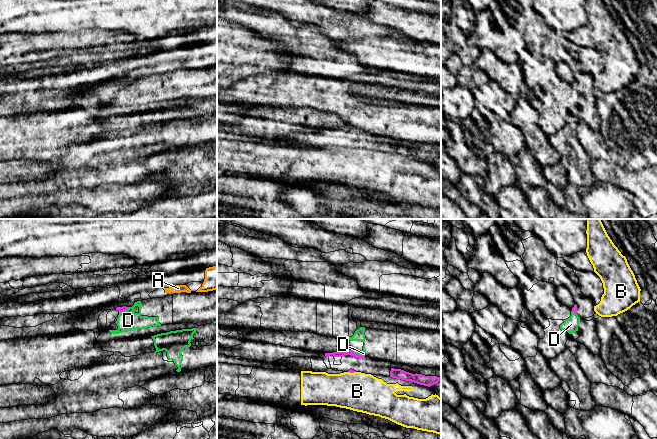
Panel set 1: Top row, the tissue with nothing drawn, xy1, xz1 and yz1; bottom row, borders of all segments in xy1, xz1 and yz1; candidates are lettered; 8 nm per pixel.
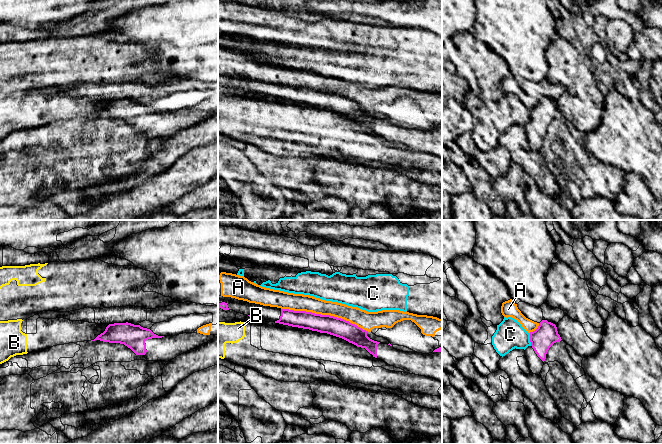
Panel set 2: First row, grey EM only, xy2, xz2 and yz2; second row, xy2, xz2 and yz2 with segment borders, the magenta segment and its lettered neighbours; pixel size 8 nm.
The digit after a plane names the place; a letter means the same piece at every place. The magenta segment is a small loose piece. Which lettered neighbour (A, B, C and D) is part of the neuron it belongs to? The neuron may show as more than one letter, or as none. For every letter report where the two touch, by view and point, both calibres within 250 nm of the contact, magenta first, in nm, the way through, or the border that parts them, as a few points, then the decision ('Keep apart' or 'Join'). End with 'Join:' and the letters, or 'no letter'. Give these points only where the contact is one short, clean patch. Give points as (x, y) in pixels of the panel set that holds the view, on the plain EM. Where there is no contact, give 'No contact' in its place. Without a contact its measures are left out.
A: Touches magenta at xz2 (325, 91). Thickness 150 nm (magenta) against 140 nm. Keep apart
B: Touches magenta at xz1 (352, 148). Thickness 30 nm (magenta) against 320 nm. Keep apart
C: Touches magenta at yz2 (530, 115). Thickness 180 nm (magenta) against 240 nm. Keep apart
D: Touches magenta at xz1 (357, 130). Thickness 50 nm (magenta) against 30 nm. Boundary: xz1 (350, 126), (364, 132). Keep apart
Join: no letter

